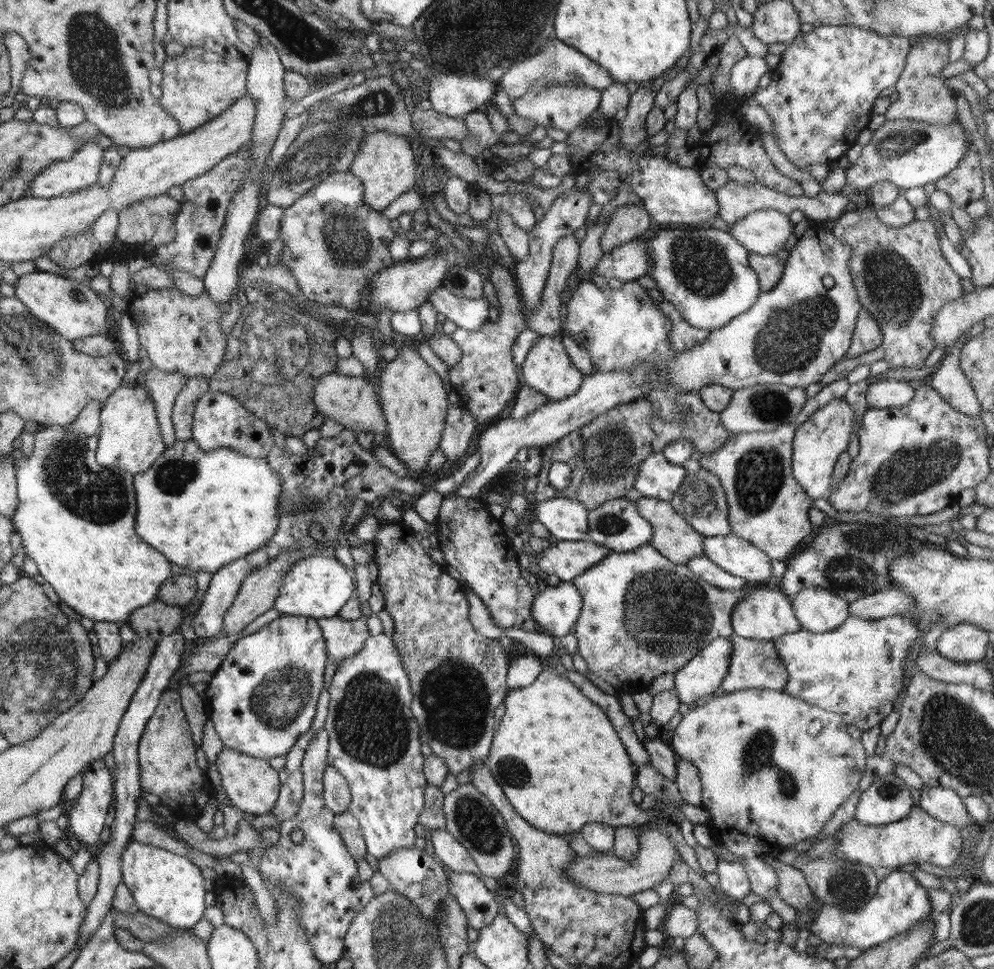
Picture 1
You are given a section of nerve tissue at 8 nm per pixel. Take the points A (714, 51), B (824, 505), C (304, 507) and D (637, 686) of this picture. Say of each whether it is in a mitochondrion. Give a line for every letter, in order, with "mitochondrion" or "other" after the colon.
A: other
B: other
C: mitochondrion
D: other

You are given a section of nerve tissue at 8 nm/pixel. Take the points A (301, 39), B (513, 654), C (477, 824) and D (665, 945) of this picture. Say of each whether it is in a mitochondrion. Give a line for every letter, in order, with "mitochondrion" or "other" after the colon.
A: mitochondrion
B: other
C: mitochondrion
D: other

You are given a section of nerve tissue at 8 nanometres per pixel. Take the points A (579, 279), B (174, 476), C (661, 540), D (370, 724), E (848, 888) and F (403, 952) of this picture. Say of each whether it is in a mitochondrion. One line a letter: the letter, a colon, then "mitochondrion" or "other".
A: other
B: mitochondrion
C: other
D: mitochondrion
E: mitochondrion
F: mitochondrion

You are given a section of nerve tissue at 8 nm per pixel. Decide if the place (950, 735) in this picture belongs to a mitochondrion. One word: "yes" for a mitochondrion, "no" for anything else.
yes

